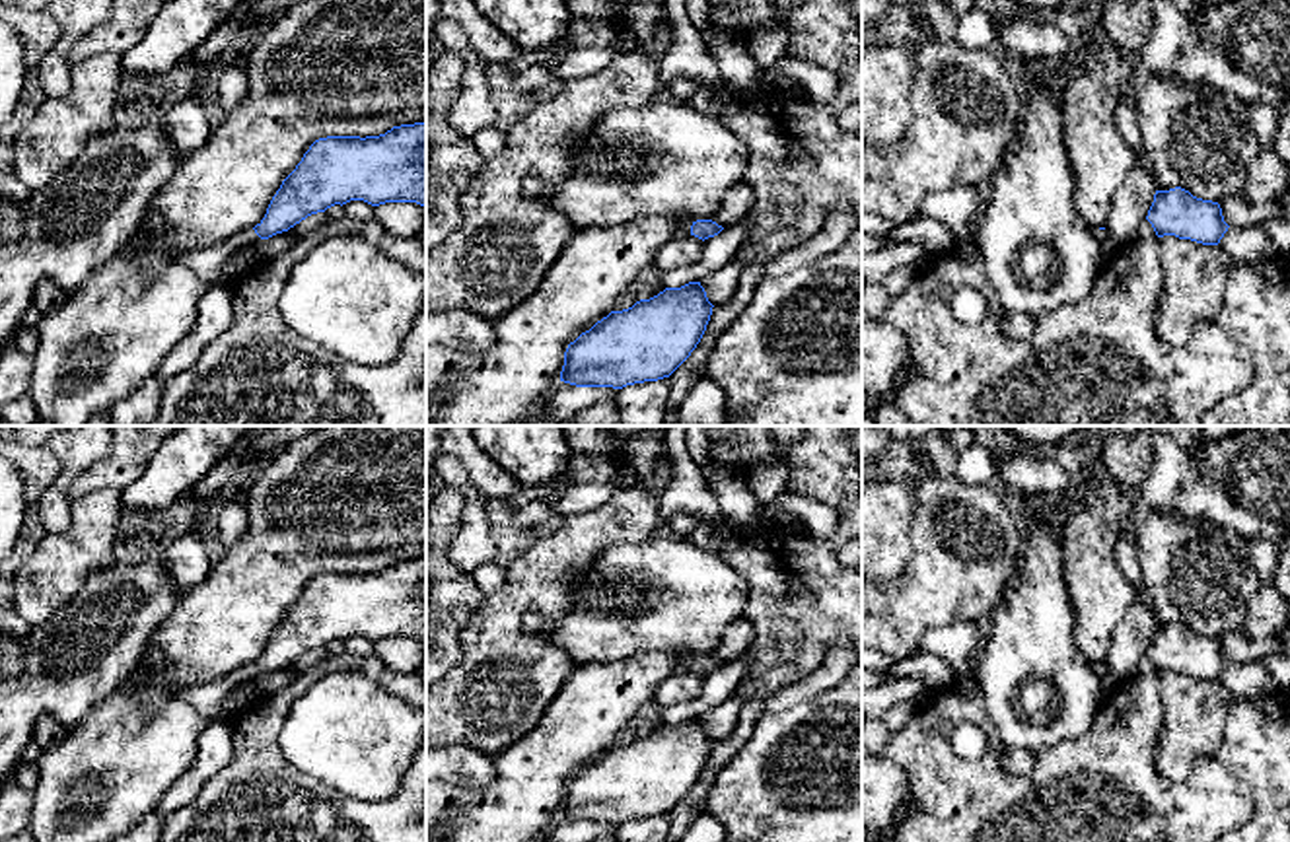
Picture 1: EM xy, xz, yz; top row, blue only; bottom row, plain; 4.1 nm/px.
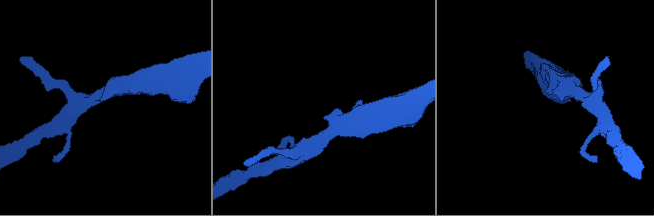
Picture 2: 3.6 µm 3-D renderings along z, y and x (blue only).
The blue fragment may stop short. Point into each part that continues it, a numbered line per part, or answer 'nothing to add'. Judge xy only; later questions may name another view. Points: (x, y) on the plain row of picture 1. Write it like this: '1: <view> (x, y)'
1: xy (209, 697)

